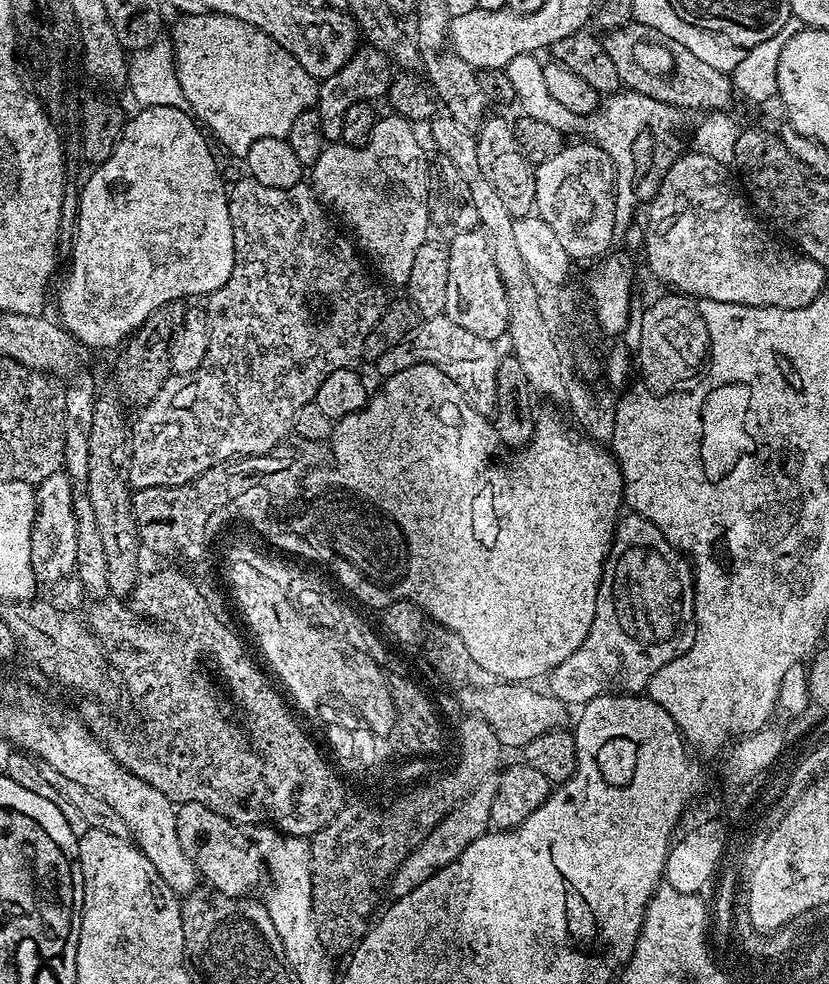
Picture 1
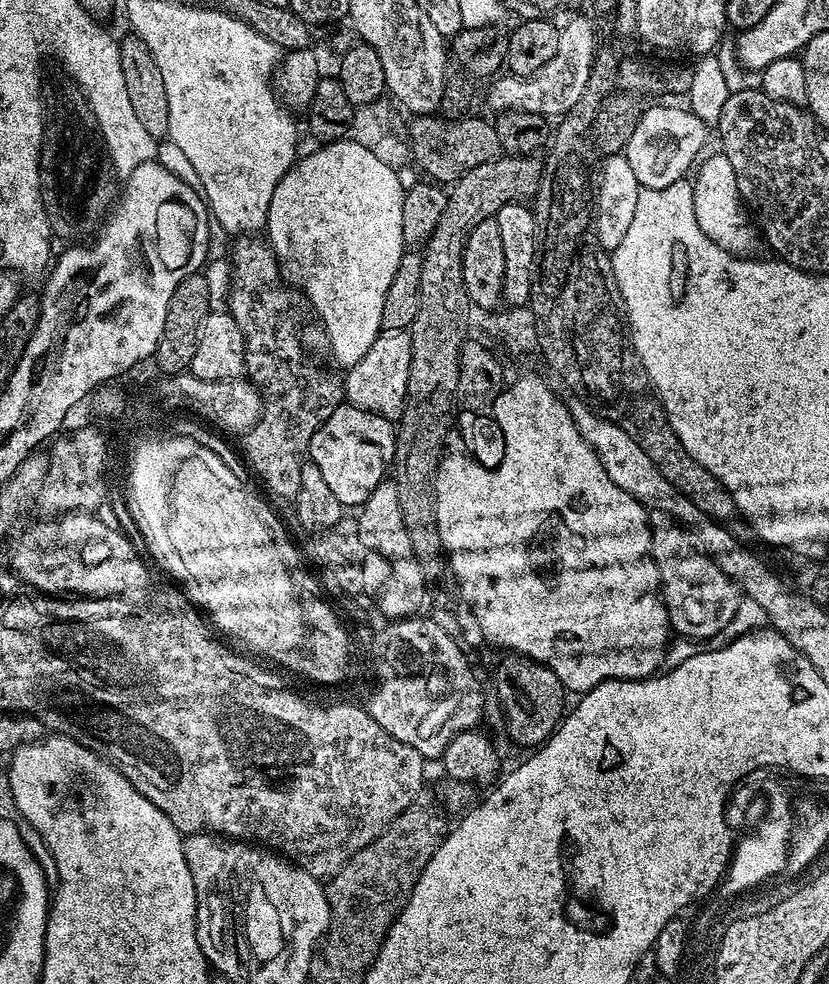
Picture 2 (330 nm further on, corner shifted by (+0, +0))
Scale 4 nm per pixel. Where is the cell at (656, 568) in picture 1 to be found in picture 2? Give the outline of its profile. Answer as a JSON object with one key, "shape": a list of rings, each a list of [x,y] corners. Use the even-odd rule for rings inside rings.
{"shape":[[[651,510],[648,524],[652,528],[652,557],[658,566],[671,631],[681,632],[692,640],[719,637],[742,603],[739,586],[729,576],[722,574],[720,567],[696,547],[691,535],[674,518],[670,518],[670,514]]]}

